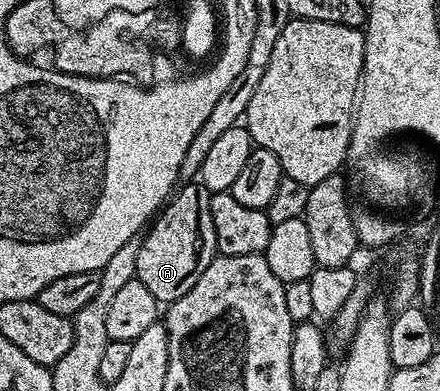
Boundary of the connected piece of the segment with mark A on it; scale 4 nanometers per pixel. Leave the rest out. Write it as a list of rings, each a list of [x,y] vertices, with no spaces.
[[[181,184],[143,234],[138,251],[136,280],[146,287],[146,291],[150,291],[150,295],[154,295],[157,303],[182,299],[182,295],[186,295],[186,291],[198,283],[198,275],[202,275],[202,271],[206,271],[206,267],[210,267],[212,260],[218,256],[214,219],[210,219],[211,198],[212,194],[205,185]]]

